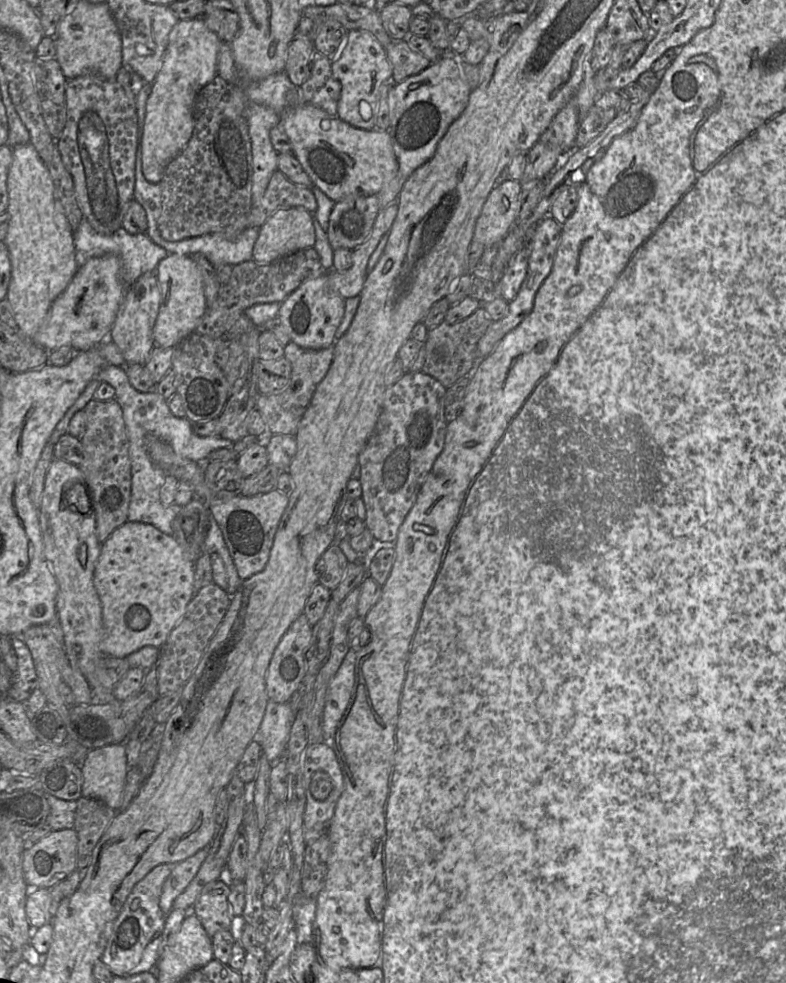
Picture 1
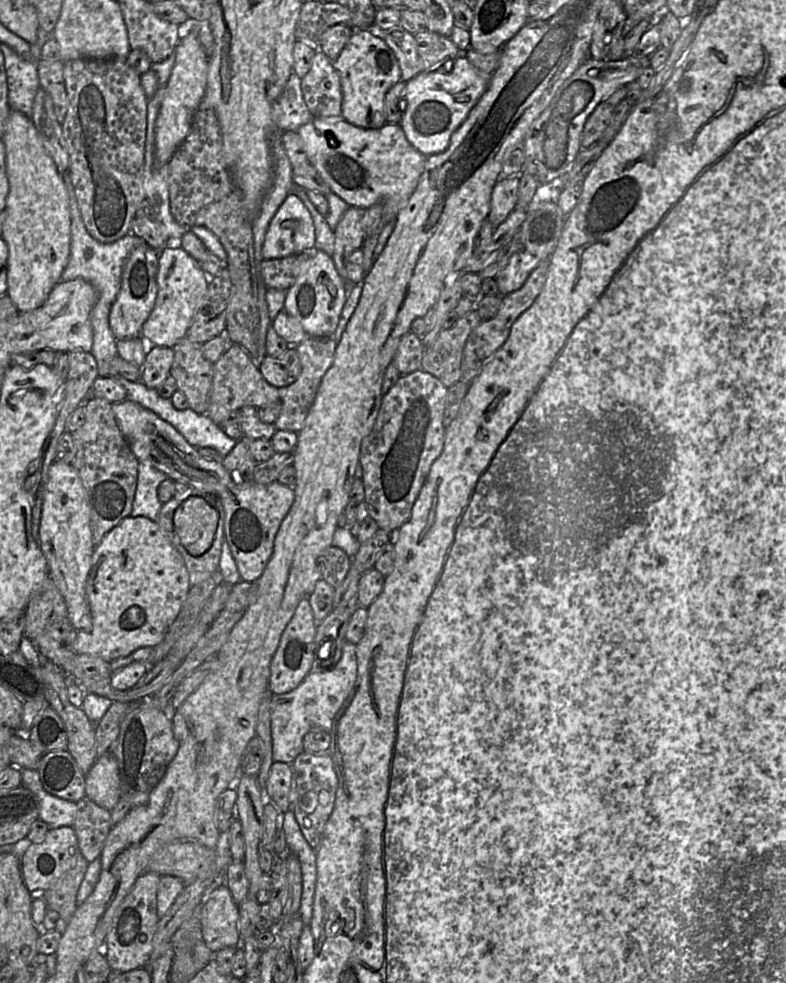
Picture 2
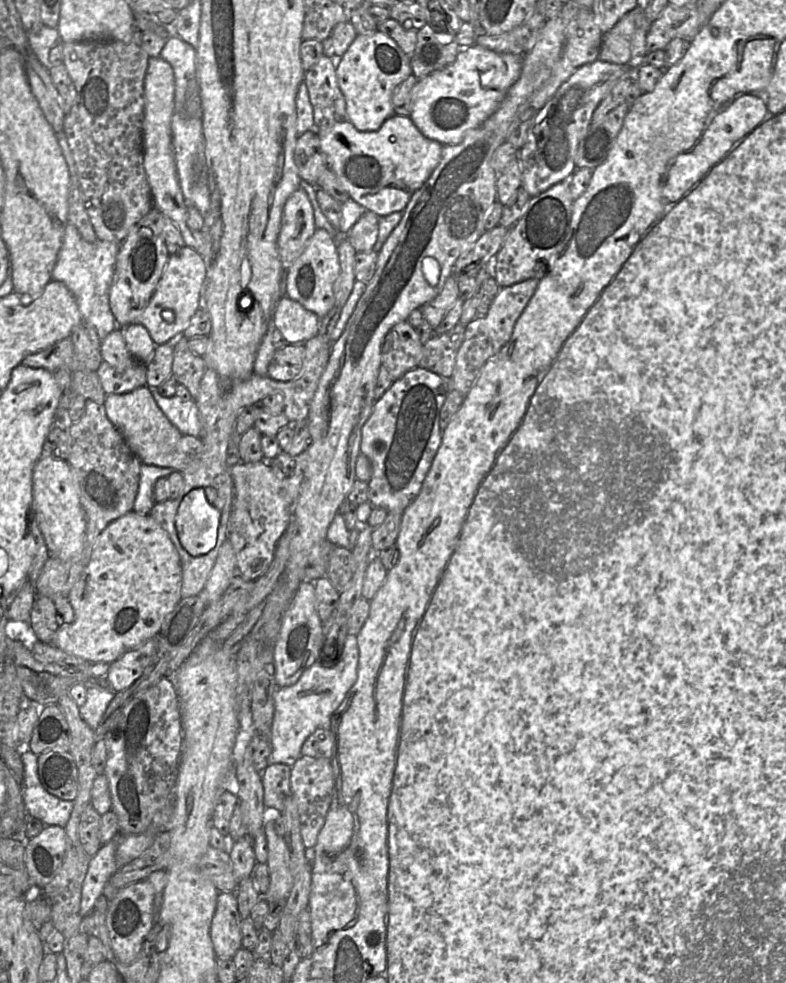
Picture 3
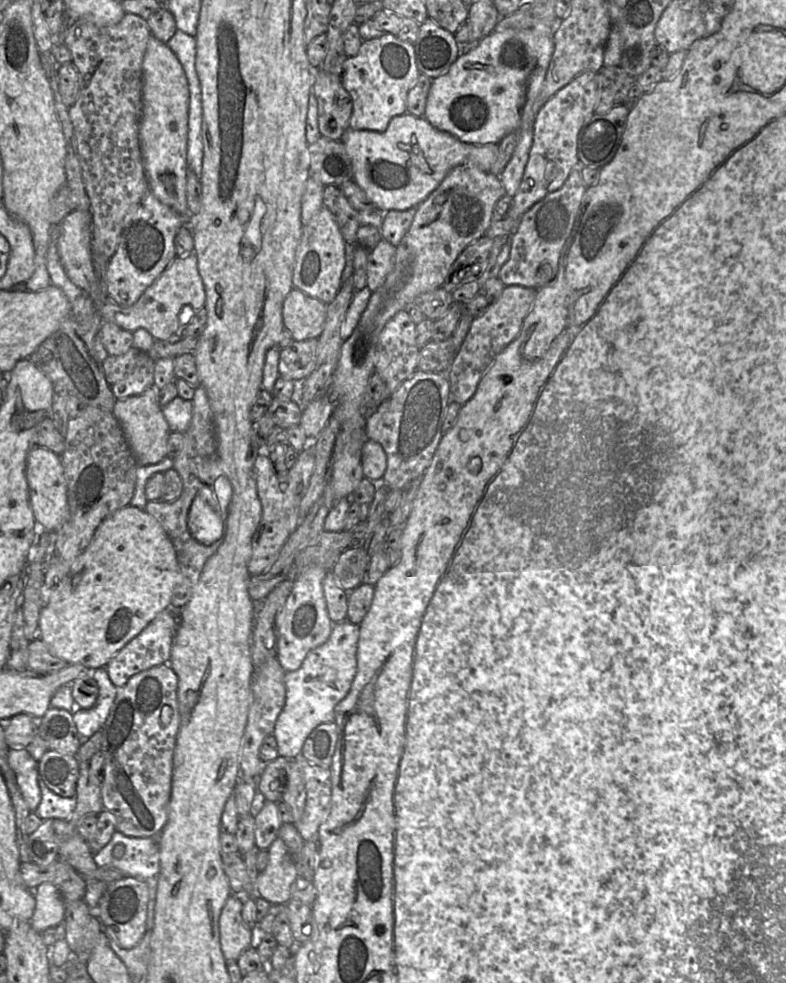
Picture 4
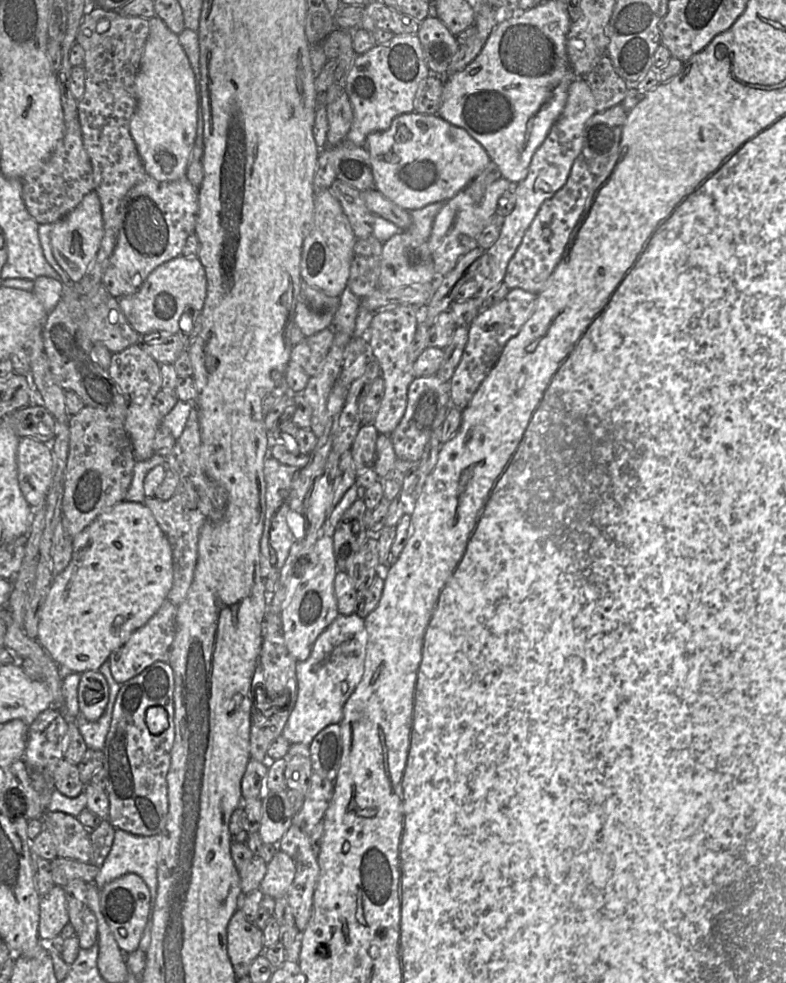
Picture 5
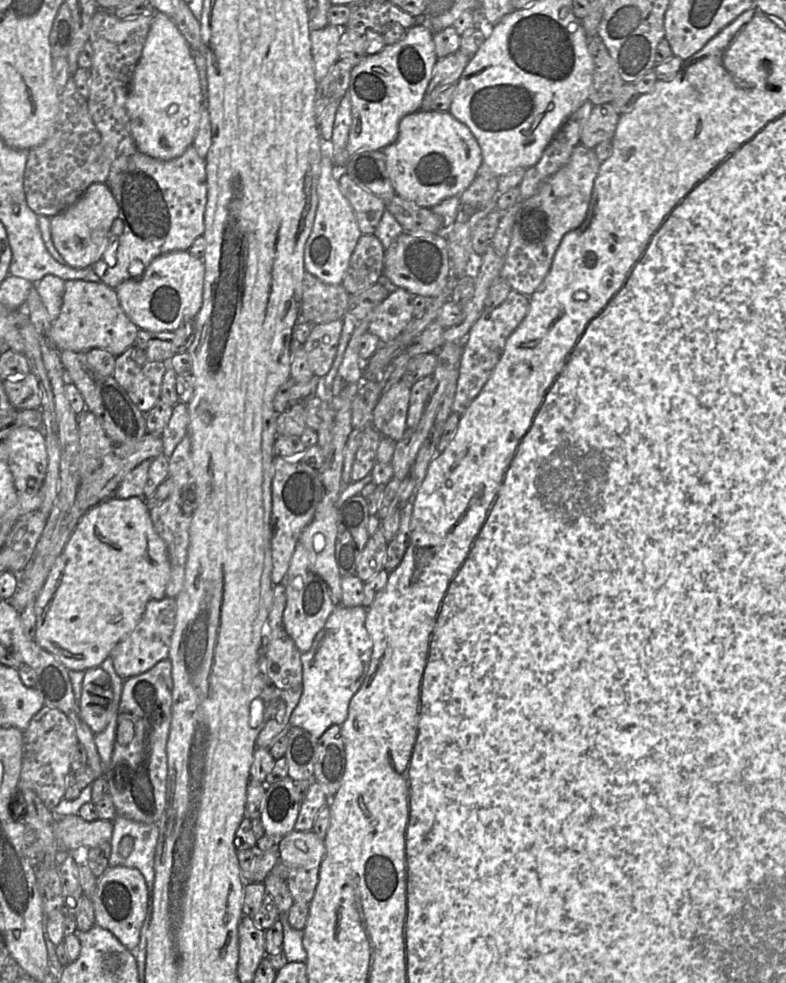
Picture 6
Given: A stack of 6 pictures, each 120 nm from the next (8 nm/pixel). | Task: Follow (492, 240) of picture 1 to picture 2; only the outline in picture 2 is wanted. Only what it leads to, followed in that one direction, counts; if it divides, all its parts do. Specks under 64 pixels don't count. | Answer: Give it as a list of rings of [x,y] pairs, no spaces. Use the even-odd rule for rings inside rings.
[[[519,175],[504,177],[496,182],[491,194],[491,207],[487,219],[499,226],[514,210],[518,200]]]

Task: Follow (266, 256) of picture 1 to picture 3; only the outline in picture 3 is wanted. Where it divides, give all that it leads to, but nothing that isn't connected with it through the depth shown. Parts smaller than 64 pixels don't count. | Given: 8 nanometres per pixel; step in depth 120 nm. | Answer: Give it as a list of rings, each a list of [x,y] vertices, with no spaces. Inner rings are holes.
[[[299,188],[283,207],[277,247],[283,265],[290,265],[304,250],[316,229],[313,206],[306,192]]]

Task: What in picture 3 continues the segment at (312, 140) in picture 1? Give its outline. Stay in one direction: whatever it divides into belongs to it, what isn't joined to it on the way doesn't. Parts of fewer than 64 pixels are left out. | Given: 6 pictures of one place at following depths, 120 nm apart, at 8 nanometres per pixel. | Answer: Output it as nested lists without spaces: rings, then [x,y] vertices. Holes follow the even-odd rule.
[[[394,114],[376,131],[359,131],[349,121],[316,130],[321,148],[327,156],[328,166],[335,173],[351,199],[379,217],[403,212],[412,195],[430,177],[441,159],[443,145],[425,137],[410,117]]]

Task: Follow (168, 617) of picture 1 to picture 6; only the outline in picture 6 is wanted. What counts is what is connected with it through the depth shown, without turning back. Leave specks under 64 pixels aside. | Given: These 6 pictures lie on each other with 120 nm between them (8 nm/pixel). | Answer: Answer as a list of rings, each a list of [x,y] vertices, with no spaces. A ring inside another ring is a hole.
[[[111,496],[96,506],[90,508],[79,520],[63,551],[52,566],[45,584],[35,600],[36,634],[34,641],[43,649],[53,654],[68,670],[86,671],[100,667],[101,663],[110,656],[111,650],[135,628],[151,599],[166,597],[166,587],[170,579],[170,562],[167,546],[156,532],[150,517],[149,508],[142,497],[133,496],[119,499]]]

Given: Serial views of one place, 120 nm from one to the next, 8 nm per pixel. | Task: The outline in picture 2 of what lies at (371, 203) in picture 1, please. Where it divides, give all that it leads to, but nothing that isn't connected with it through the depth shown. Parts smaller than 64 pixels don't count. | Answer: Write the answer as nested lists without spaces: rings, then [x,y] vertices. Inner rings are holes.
[[[350,206],[342,215],[334,230],[335,247],[332,255],[336,269],[344,280],[345,292],[350,295],[355,284],[347,279],[346,260],[355,250],[361,249],[367,236],[363,229],[363,218],[366,209]]]

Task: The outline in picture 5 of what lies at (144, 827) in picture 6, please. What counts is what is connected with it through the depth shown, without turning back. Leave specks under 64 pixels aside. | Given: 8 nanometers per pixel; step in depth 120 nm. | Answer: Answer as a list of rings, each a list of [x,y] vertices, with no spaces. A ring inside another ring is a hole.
[[[115,829],[113,844],[111,850],[107,855],[103,865],[101,866],[98,875],[95,877],[94,883],[98,889],[103,888],[111,881],[120,878],[127,873],[134,873],[139,875],[150,891],[150,907],[148,914],[148,922],[144,929],[144,935],[140,941],[139,948],[146,953],[150,943],[150,933],[152,928],[152,912],[156,900],[157,893],[157,867],[158,867],[158,853],[161,842],[161,833],[151,836],[139,836],[131,834],[121,829]]]

